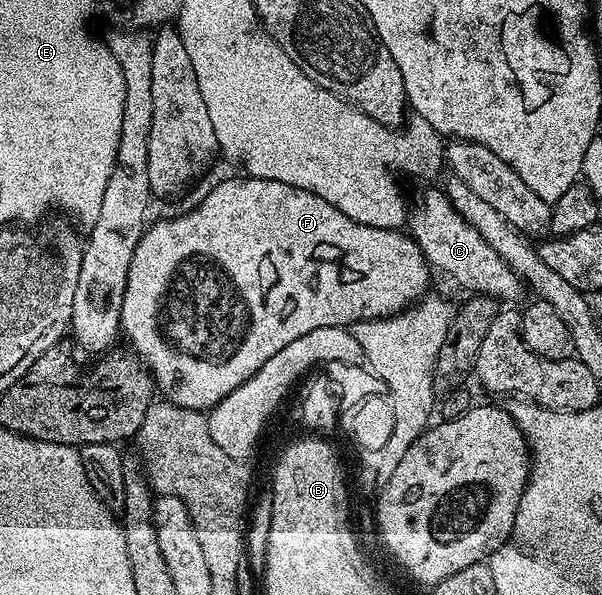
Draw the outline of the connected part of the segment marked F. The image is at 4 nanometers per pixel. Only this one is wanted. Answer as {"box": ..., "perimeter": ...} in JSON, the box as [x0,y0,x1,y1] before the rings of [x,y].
{"box":[121,174,432,413],"perimeter":[[[249,174],[243,175],[243,180],[222,180],[191,212],[183,216],[174,216],[171,220],[158,220],[149,225],[143,232],[136,250],[132,254],[132,264],[128,266],[126,289],[122,299],[121,335],[130,339],[130,348],[147,370],[154,377],[157,391],[165,399],[171,400],[181,408],[191,408],[200,413],[214,408],[236,386],[240,386],[272,354],[284,350],[288,342],[308,334],[312,330],[320,330],[320,326],[336,326],[345,328],[359,324],[361,320],[384,320],[397,316],[413,302],[420,300],[430,284],[432,269],[427,264],[420,246],[405,231],[392,228],[377,228],[364,226],[360,222],[352,222],[348,214],[340,214],[336,206],[324,202],[316,194],[308,190],[300,190],[296,186],[288,186],[288,182],[272,182],[264,178],[256,178]]]}

